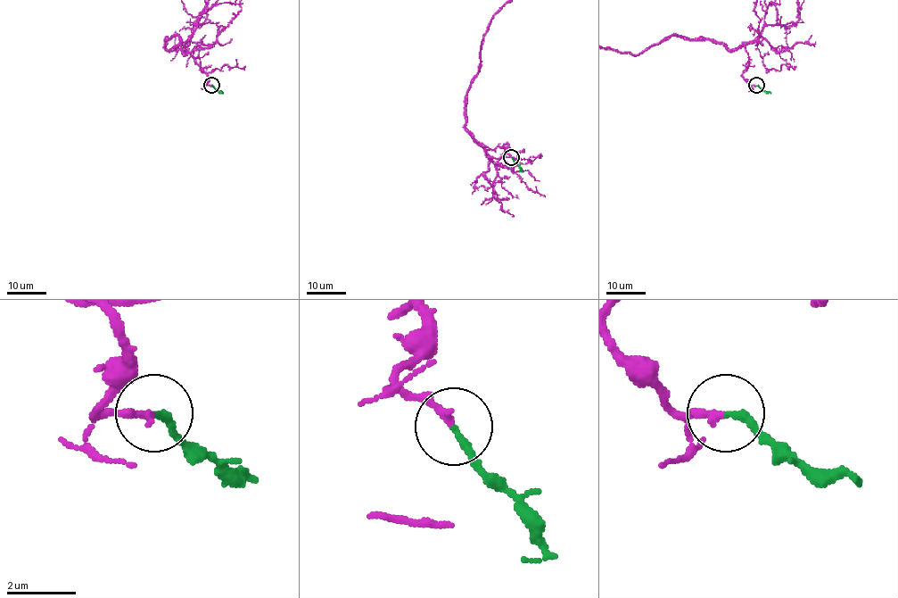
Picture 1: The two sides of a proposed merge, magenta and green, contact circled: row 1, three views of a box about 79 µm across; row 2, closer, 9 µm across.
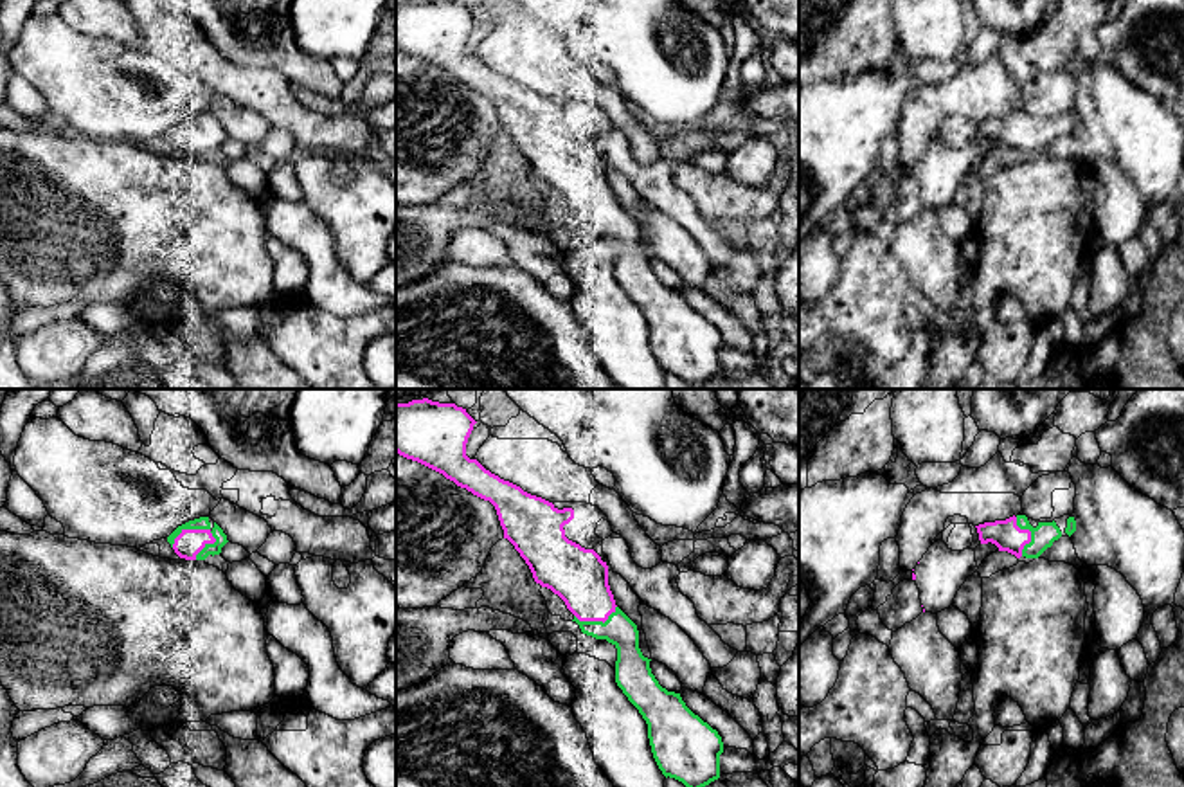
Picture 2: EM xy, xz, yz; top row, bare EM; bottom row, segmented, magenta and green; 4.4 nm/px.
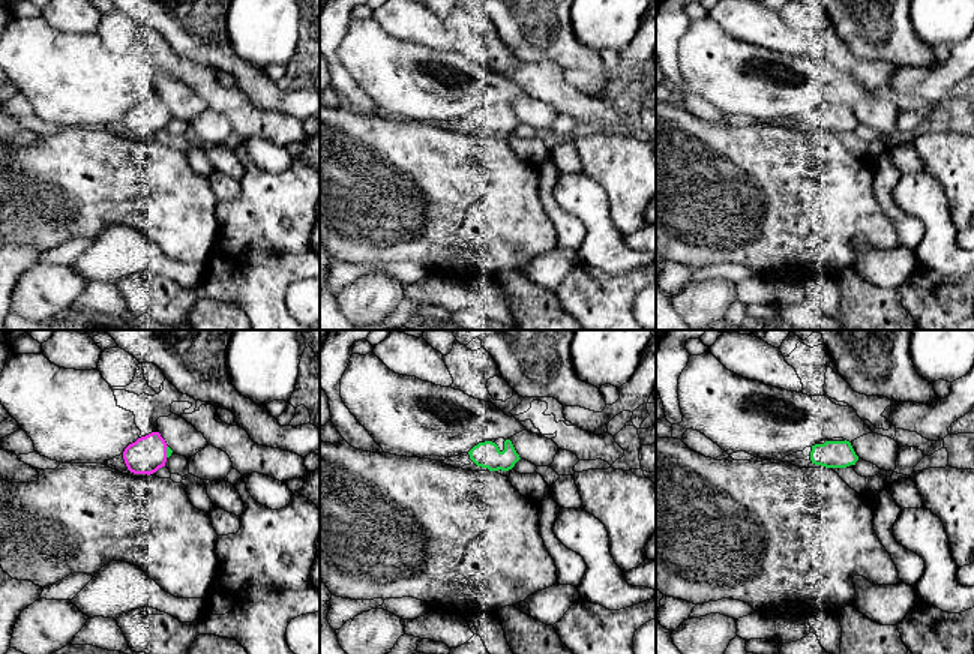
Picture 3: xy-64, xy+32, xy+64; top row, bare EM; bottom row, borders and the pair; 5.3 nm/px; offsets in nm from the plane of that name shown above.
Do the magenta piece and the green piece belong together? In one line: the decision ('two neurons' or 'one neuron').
one neuron

